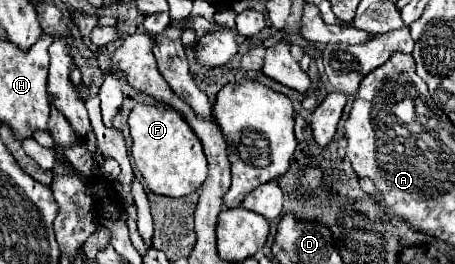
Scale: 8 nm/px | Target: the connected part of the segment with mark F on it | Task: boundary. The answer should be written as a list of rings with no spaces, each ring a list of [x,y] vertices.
[[[136,104],[128,118],[132,136],[132,156],[154,194],[180,198],[192,194],[206,180],[208,162],[202,142],[178,110],[164,104]]]

